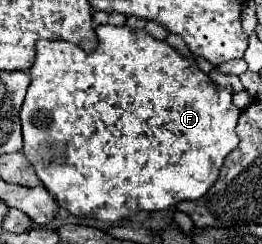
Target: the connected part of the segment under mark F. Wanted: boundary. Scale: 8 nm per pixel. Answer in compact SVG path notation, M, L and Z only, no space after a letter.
M98 25L95 33L98 37L98 47L92 53L84 55L84 59L82 59L82 49L68 41L42 39L36 43L36 61L30 69L32 81L30 81L22 111L20 111L20 121L22 121L22 133L24 133L22 153L34 165L38 179L42 181L46 191L50 191L50 195L58 201L58 205L68 209L72 215L94 217L94 219L108 221L108 223L118 223L120 219L134 215L138 211L162 211L162 209L174 207L176 203L186 201L186 199L200 199L216 183L226 155L234 147L238 147L236 125L238 125L240 109L232 103L232 89L202 81L206 77L200 75L200 71L192 69L194 63L188 57L180 55L166 41L154 39L150 33L146 33L146 29L132 31L128 25L120 25L120 27Z

